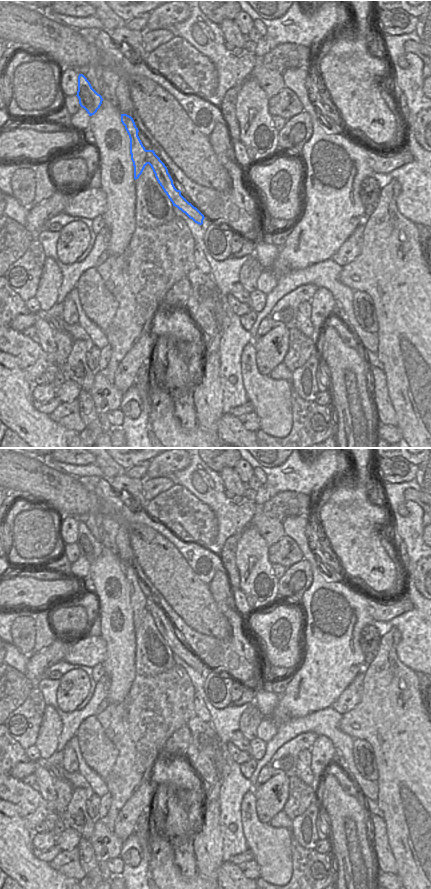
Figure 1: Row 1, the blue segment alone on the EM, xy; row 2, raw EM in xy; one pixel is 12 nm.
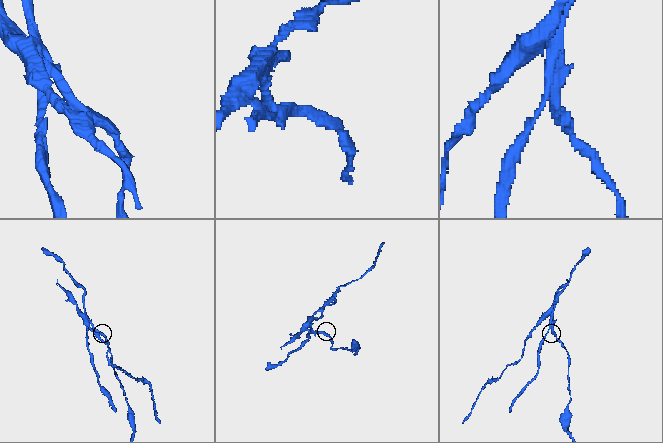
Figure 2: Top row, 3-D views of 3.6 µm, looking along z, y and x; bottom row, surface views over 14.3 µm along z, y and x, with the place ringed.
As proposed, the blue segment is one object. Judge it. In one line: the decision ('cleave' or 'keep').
cleave

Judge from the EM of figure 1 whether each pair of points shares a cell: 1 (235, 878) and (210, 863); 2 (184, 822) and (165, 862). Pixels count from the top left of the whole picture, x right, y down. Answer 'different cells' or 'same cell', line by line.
1: different cells
2: different cells

